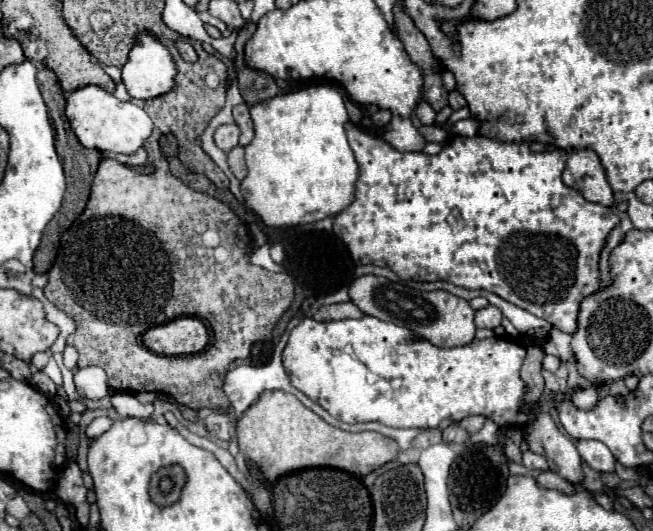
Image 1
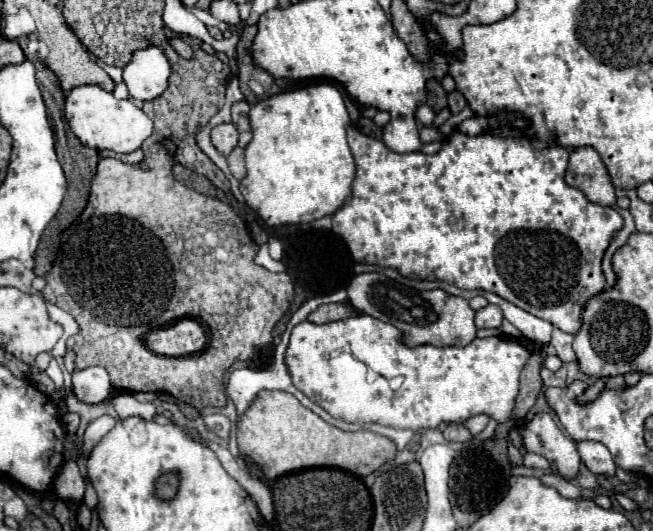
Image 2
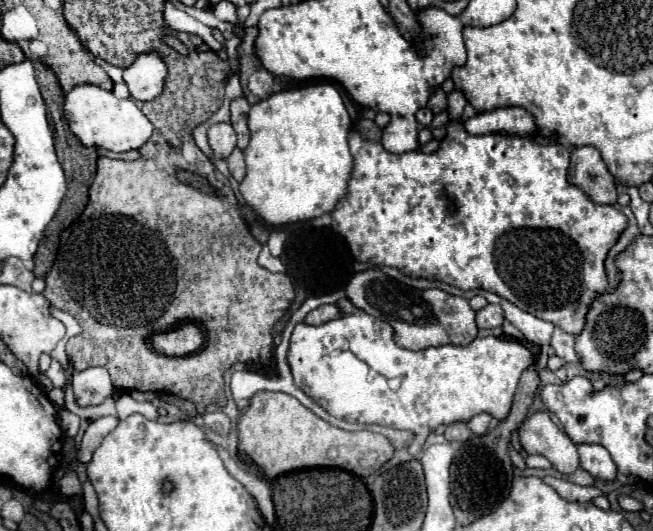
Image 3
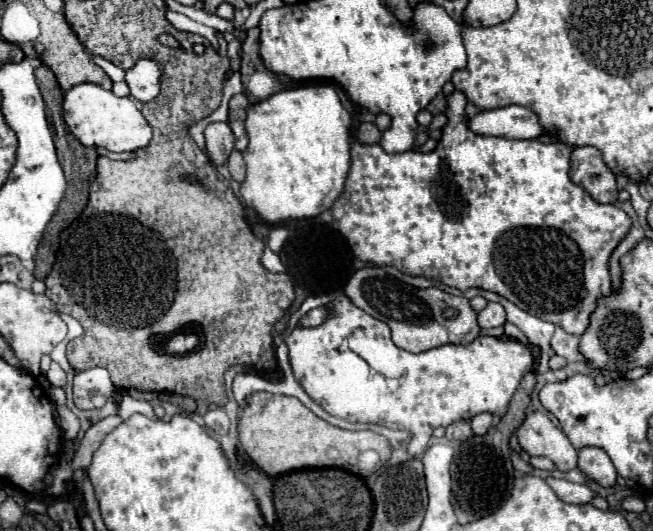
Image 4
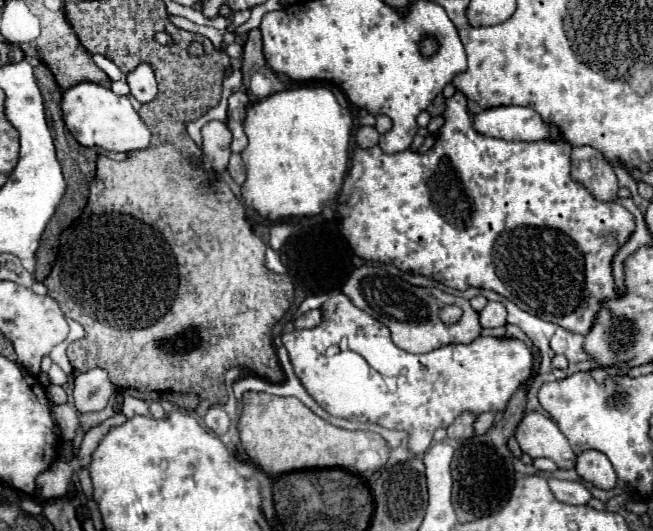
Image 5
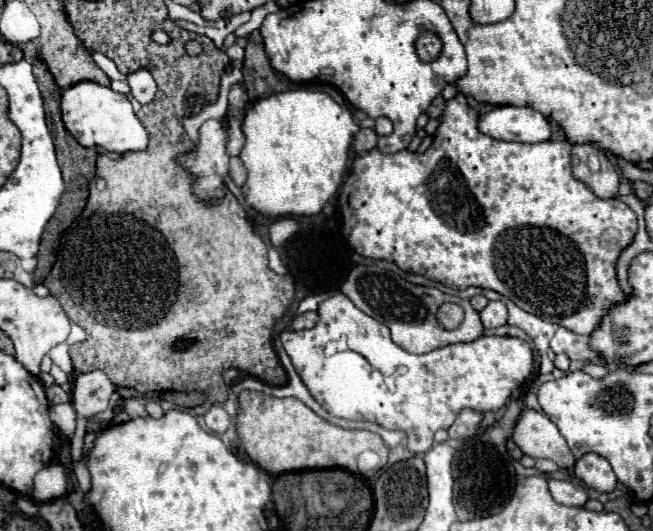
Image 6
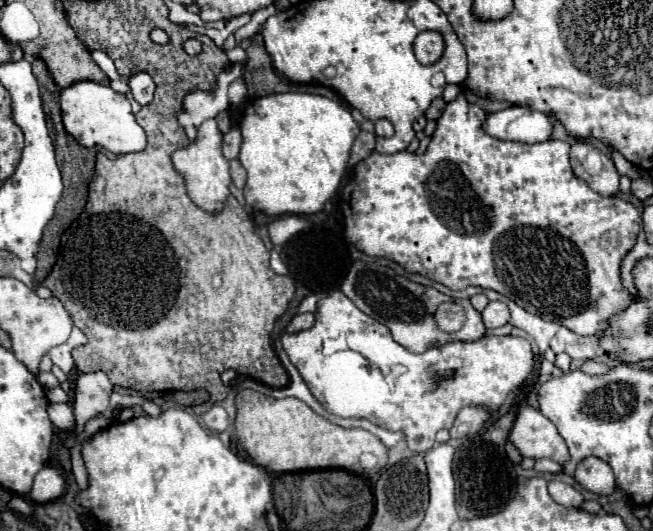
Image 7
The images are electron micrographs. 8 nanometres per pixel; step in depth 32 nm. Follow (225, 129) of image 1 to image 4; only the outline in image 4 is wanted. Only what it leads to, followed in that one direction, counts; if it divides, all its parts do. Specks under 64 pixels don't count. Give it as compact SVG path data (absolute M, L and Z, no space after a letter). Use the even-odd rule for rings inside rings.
M226 122L208 124L208 128L204 130L204 138L206 138L206 154L210 158L210 164L212 166L226 164L234 144L234 134L230 126Z

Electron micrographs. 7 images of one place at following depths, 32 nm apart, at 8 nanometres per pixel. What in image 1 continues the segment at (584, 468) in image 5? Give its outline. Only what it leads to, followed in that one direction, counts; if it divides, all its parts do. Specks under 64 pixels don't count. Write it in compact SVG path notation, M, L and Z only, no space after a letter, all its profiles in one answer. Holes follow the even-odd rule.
M580 440L580 442L576 444L576 448L578 448L582 460L584 460L592 470L596 470L596 472L600 472L600 474L602 474L602 472L614 472L616 460L614 460L612 452L610 452L602 442L598 442L598 440Z

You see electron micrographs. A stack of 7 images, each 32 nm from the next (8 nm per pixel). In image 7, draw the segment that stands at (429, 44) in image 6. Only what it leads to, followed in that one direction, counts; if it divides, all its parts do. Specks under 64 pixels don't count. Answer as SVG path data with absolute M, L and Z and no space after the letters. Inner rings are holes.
M434 30L420 32L414 40L414 54L416 54L418 62L424 66L436 64L440 60L440 56L444 54L444 48L446 48L444 36Z

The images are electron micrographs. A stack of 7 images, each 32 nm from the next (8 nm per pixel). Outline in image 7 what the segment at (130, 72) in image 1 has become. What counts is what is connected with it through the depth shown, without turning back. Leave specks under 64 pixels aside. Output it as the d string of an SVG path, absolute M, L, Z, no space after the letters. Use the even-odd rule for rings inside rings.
M140 72L140 74L134 74L130 80L130 92L134 96L134 100L140 104L140 106L146 106L152 102L152 96L154 96L154 82L152 78L146 74L146 72Z

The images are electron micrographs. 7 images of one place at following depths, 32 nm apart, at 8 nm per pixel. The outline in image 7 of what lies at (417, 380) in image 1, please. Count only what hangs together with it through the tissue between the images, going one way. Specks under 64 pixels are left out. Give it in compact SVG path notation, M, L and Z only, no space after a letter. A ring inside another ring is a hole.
M334 288L326 298L318 300L314 326L298 334L284 334L282 346L328 412L342 418L366 418L380 428L404 432L408 448L418 454L434 446L438 430L452 428L460 408L482 404L488 410L498 410L508 392L518 388L534 368L532 346L524 338L484 336L476 342L452 340L434 344L422 354L412 354L402 344L396 344L384 324L364 312L352 312L358 312L358 308L340 288ZM448 372L454 372L454 378L434 388L432 376Z

